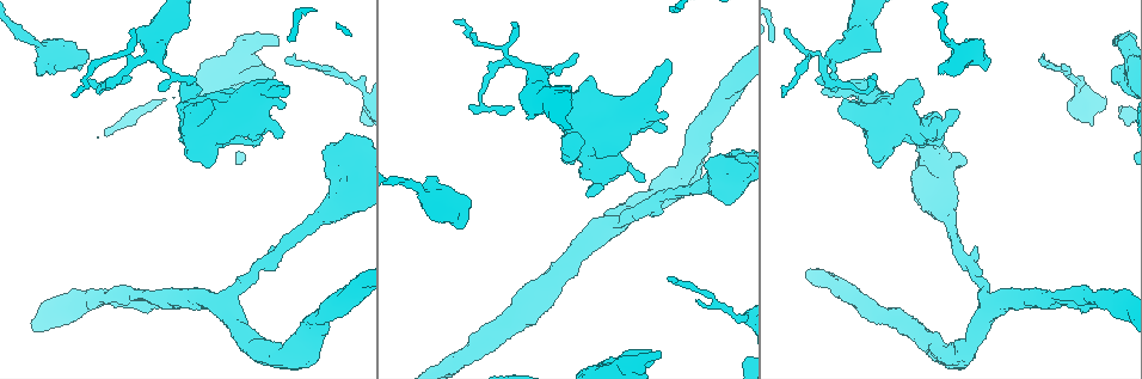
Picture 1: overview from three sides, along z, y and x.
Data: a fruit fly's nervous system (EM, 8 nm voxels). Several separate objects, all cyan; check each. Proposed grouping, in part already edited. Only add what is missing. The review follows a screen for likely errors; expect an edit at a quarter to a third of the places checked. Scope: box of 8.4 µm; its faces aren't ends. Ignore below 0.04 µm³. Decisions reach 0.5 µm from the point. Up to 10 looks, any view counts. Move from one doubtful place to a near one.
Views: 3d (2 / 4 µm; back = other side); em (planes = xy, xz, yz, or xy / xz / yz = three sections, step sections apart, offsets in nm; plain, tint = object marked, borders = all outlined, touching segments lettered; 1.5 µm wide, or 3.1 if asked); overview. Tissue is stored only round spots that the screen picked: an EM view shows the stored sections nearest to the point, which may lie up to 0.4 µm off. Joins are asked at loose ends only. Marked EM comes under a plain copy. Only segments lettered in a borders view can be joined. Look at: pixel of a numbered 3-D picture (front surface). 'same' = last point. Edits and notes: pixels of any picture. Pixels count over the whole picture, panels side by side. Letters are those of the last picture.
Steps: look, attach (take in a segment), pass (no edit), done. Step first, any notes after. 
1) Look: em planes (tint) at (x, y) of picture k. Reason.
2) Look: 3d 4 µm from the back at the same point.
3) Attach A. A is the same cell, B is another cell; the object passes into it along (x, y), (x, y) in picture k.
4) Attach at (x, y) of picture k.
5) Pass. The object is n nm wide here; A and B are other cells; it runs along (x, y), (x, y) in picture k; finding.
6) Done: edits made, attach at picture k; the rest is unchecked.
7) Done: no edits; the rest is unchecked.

Look: em planes (borders) at (286, 91) of picture 1. An open end.

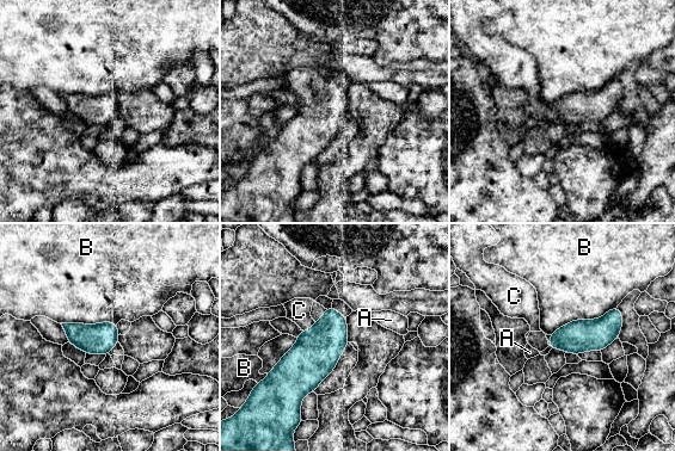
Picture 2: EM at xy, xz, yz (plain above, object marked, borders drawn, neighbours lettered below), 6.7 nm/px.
Attach C. C is the same cell, A and B are other cells; the object passes into it along (317, 352), (310, 329), (299, 310) in picture 2; it goes on there.

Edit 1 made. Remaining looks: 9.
Look: overview.

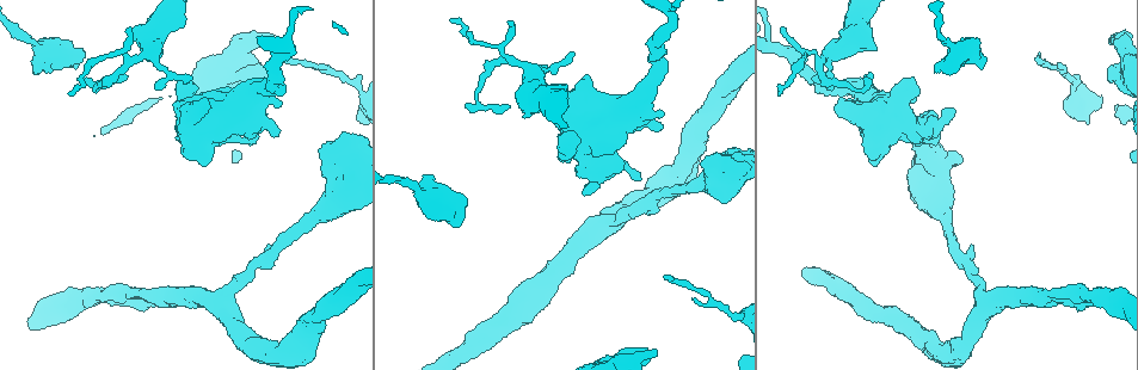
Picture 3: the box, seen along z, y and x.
Look: 3d 2 µm at (1109, 40) of picture 3. Stops while still wide.

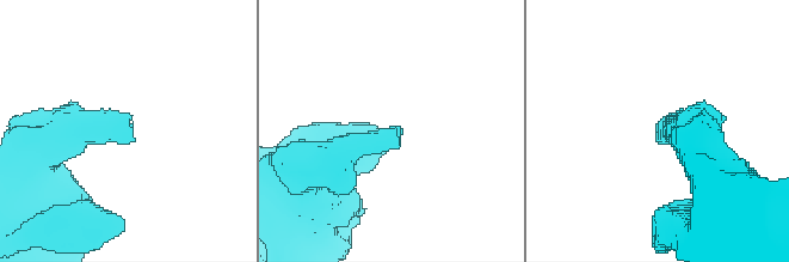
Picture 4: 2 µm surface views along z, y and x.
Look: em xy step 8 (borders) at (399, 128) of picture 4. Need the tissue.

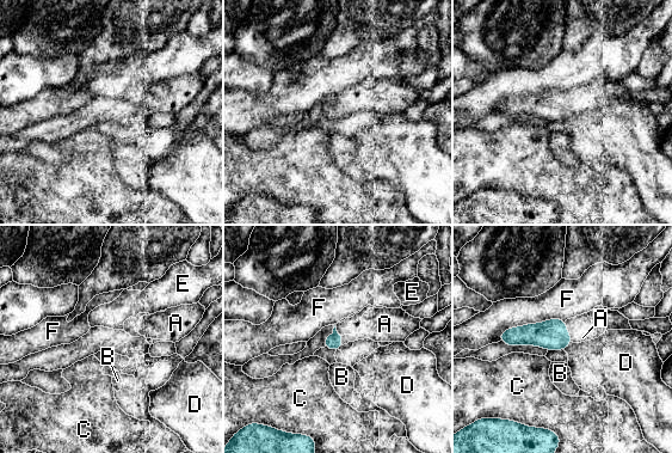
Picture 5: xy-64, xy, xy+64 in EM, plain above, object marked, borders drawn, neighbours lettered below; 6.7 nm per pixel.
Look: em xz step 4 (borders) at the same point. Cut it another way.

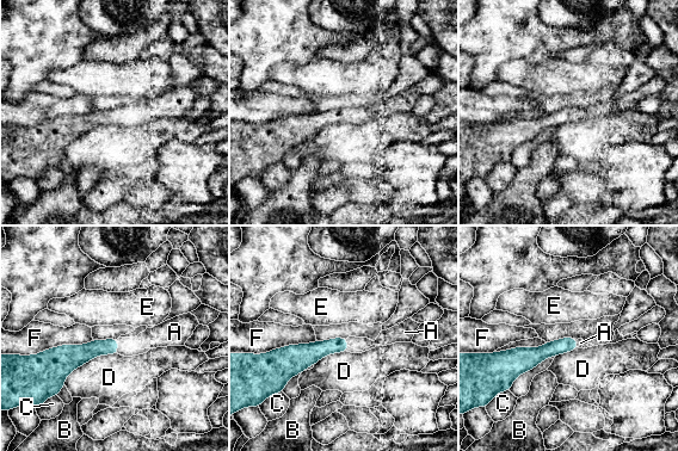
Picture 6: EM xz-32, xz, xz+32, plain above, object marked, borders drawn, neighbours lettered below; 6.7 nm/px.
Attach A. A is the same cell, B, C, D, E and F are other cells; it goes on there.

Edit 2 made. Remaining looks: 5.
Look: 3d 4 µm at (575, 55) of picture 3. An open end.

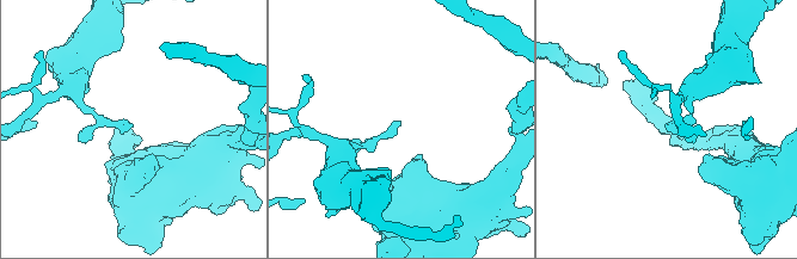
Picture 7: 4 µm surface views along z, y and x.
Look: em xy step 4 (borders) at (670, 123) of picture 7.

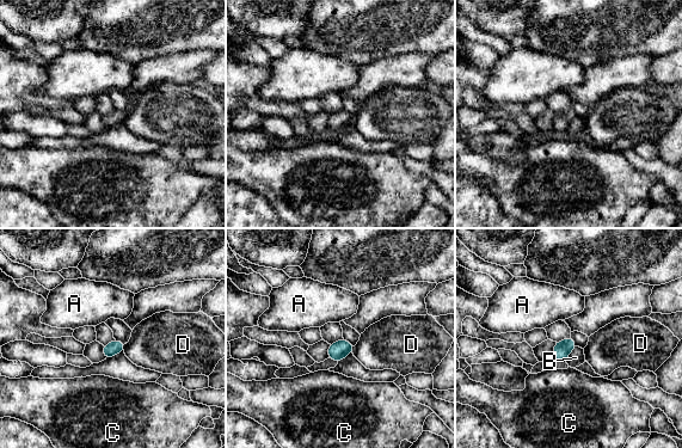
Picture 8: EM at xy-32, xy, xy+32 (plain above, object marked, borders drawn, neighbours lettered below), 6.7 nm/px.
Look: em planes (borders) at the same point. Another direction.

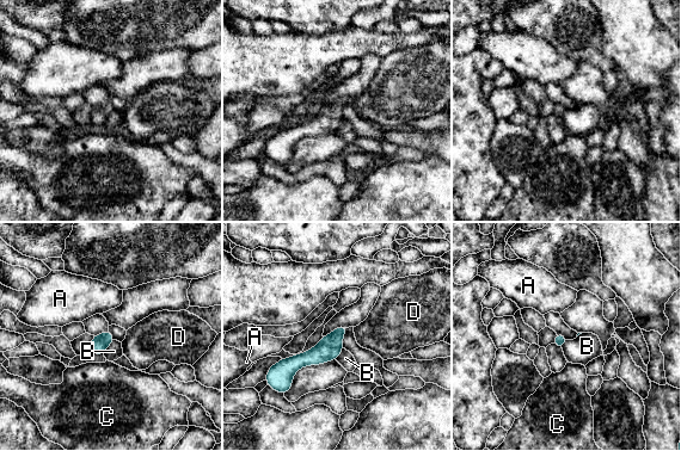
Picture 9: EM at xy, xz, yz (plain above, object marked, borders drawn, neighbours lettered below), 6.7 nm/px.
Pass. A, B, C and D are other cells; it runs along (343, 328), (316, 356), (276, 374) in picture 9; none of them fits.

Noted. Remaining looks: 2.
Done: edits made, attach at picture 2, attach at picture 6; the rest is unchecked.

